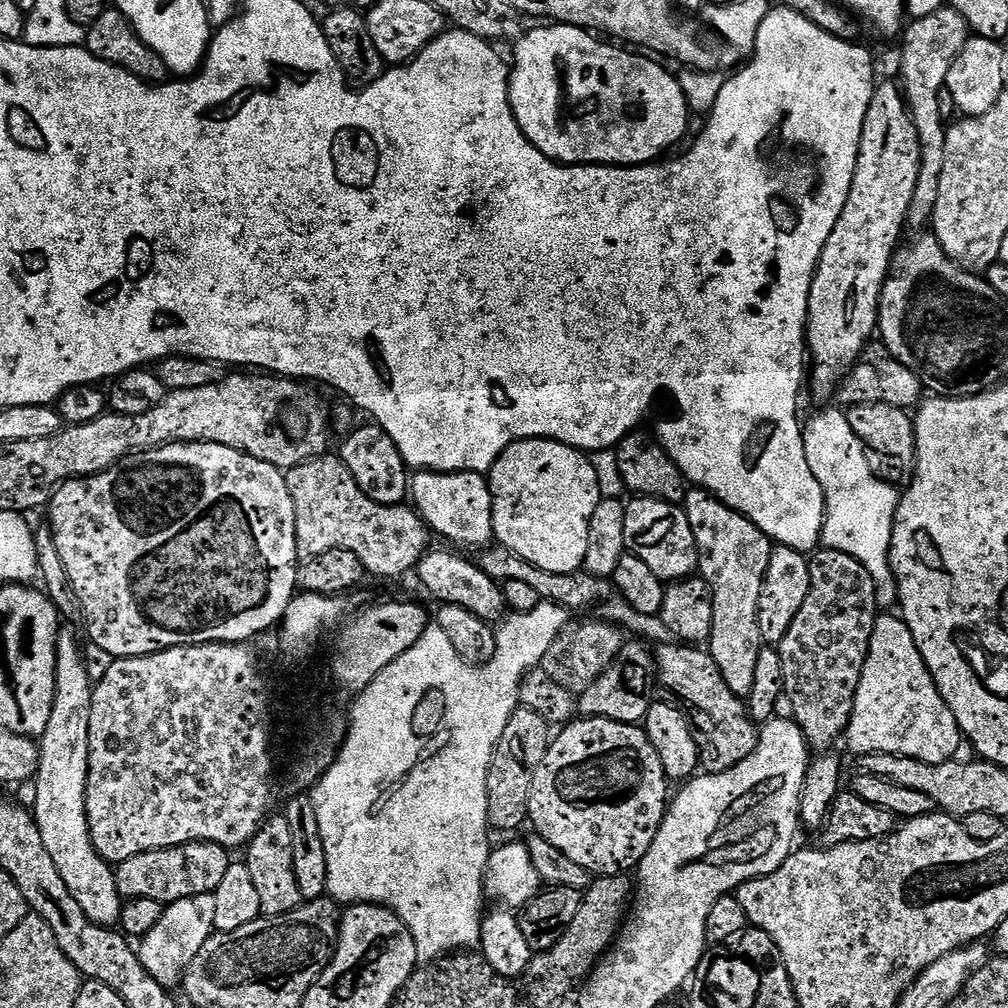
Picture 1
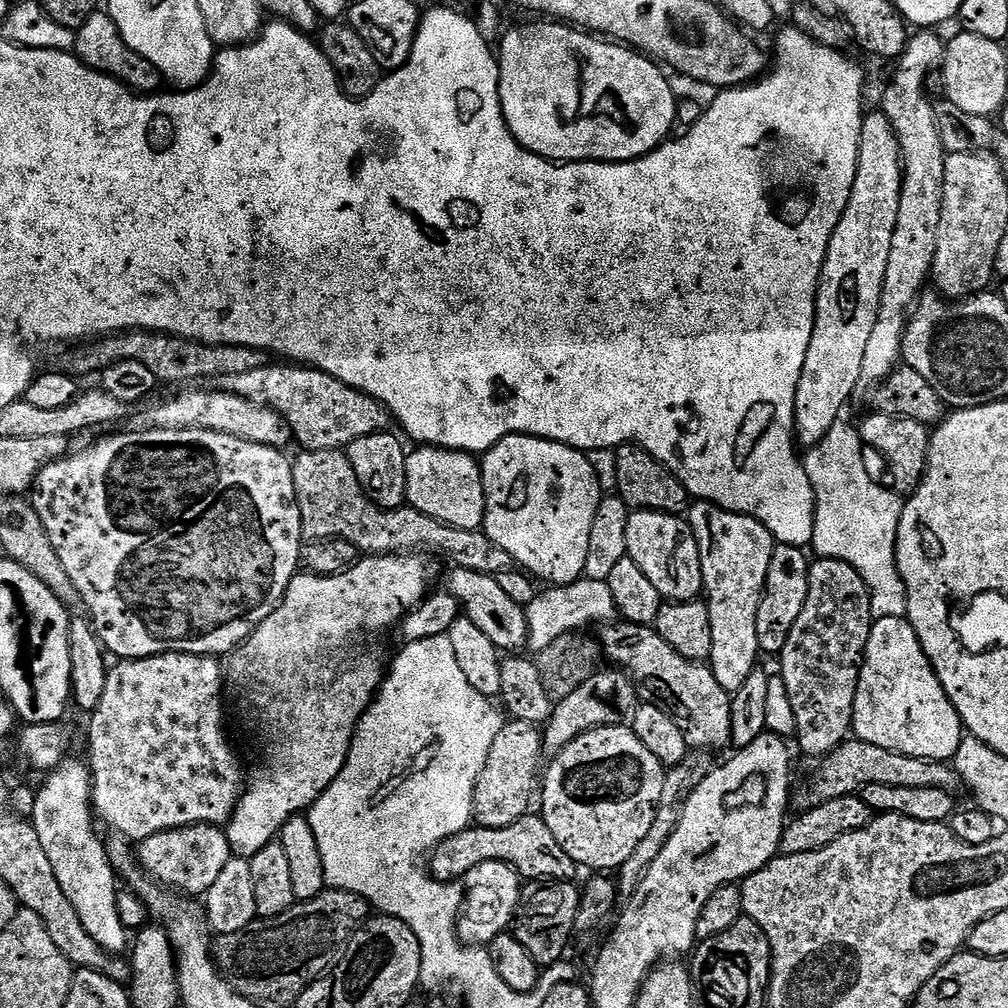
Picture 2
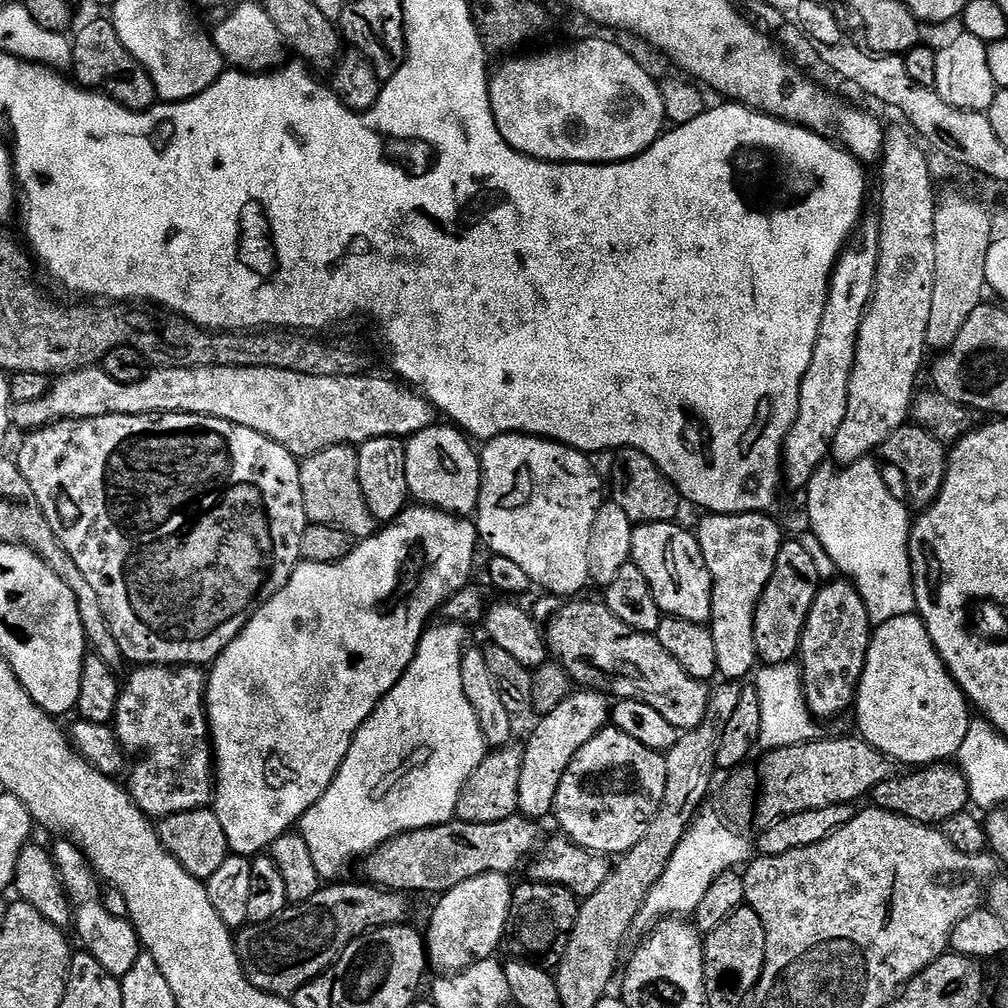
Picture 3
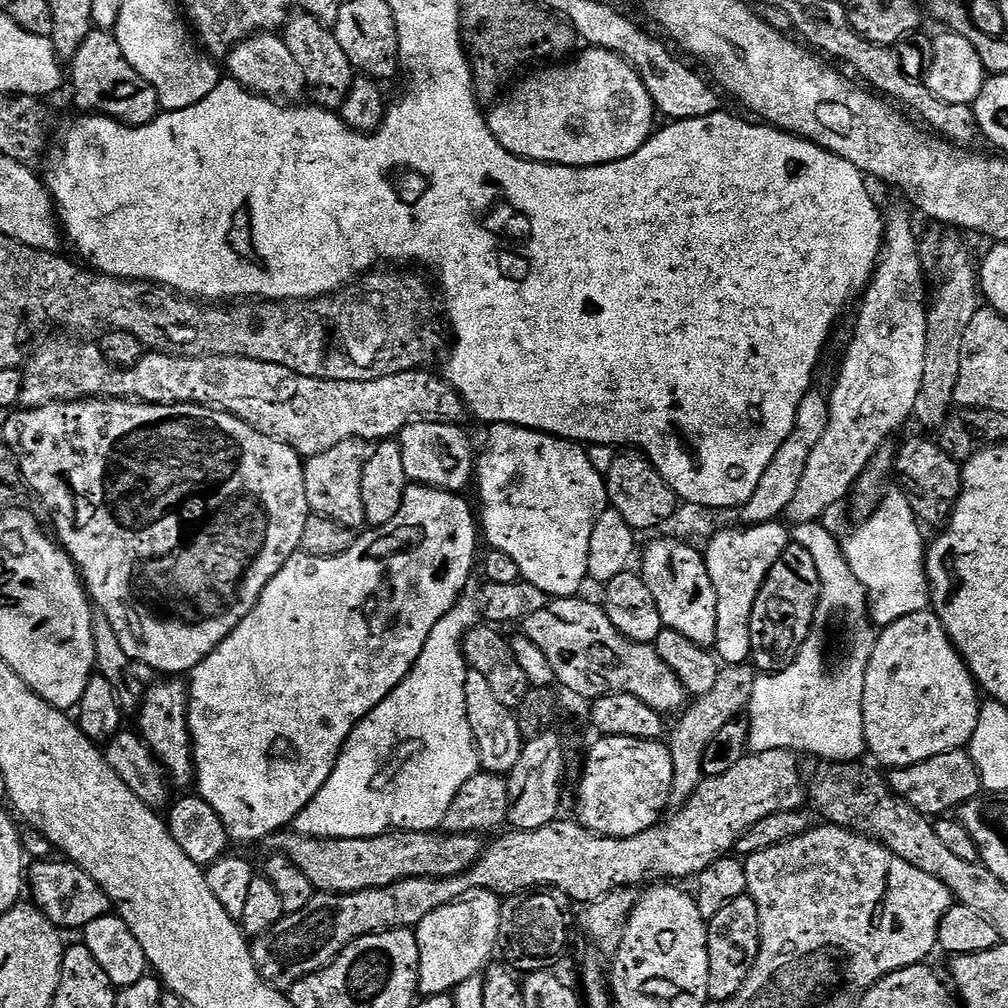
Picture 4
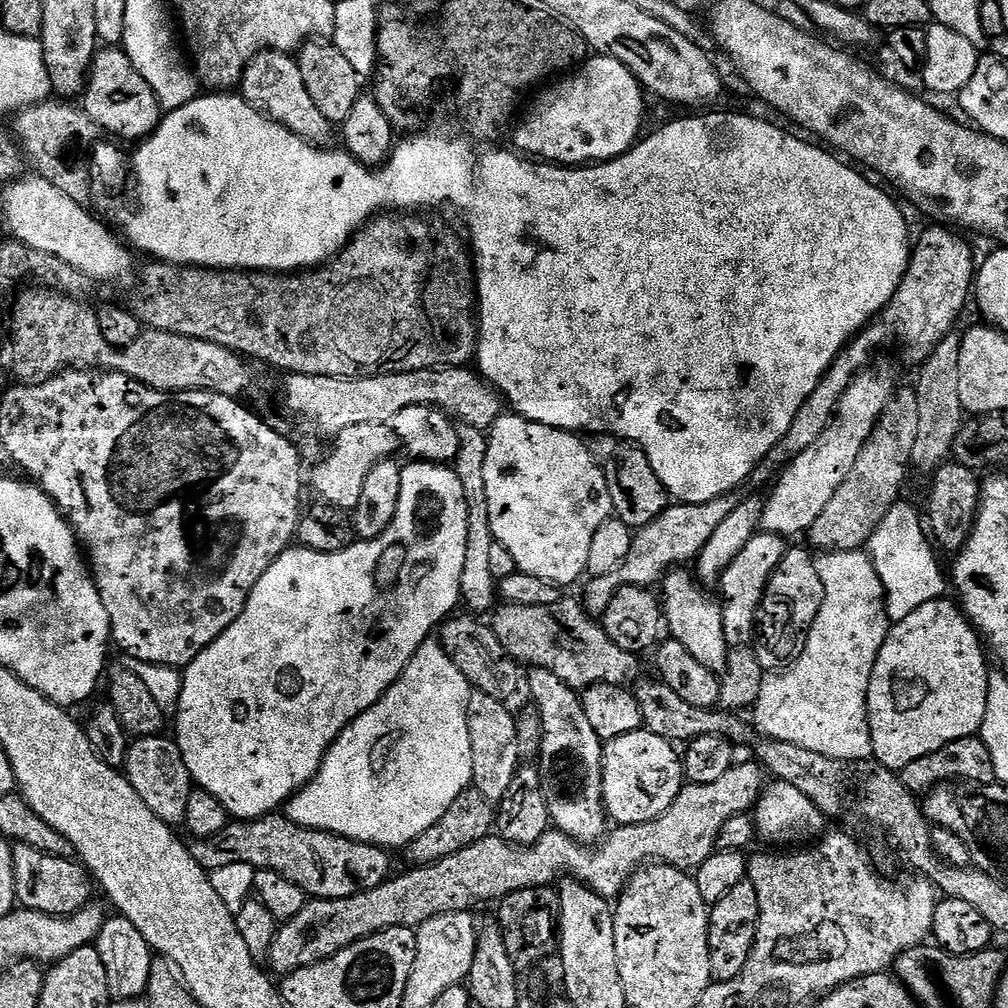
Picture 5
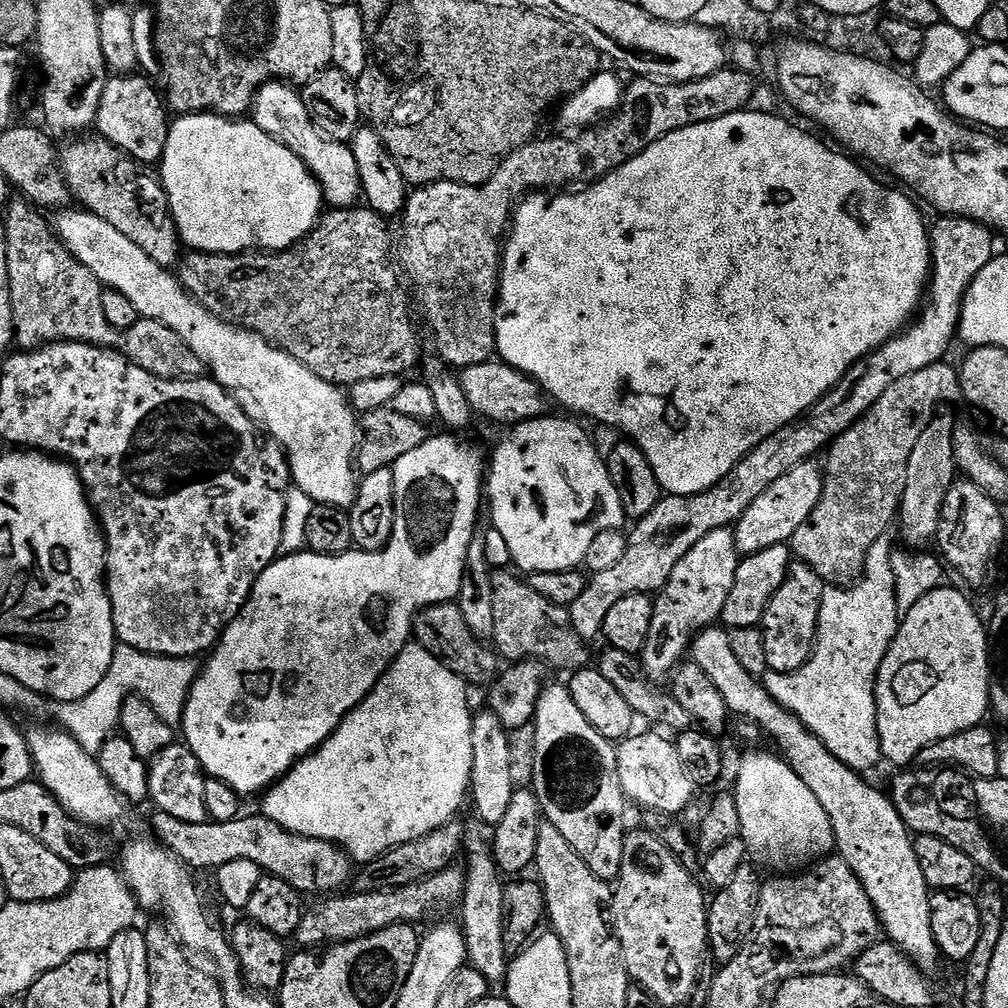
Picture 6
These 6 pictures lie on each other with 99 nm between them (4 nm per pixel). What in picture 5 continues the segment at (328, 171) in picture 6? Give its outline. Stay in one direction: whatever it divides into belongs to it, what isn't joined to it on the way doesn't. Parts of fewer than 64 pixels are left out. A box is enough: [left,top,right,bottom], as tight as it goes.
[238,50,334,146]

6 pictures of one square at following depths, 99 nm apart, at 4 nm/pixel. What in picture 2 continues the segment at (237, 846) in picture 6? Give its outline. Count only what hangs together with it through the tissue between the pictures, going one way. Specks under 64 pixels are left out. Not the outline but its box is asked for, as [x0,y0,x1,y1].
[430,814,578,882]

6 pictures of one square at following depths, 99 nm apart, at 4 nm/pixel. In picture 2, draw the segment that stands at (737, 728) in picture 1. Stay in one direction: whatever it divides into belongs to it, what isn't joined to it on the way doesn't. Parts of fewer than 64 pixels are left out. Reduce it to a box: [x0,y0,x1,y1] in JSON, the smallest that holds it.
[598,622,732,750]

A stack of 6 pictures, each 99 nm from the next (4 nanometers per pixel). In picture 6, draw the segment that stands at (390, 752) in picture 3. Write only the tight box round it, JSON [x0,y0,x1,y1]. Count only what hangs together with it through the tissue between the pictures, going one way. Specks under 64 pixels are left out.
[263,642,474,866]

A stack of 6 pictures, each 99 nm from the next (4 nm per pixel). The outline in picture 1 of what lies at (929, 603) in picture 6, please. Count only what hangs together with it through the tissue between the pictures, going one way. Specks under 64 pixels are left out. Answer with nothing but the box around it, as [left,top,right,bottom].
[846,614,962,764]

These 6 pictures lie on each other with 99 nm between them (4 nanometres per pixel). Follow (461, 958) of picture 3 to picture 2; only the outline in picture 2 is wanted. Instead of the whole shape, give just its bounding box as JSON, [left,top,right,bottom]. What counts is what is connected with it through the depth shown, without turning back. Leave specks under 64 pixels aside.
[456,862,522,946]

